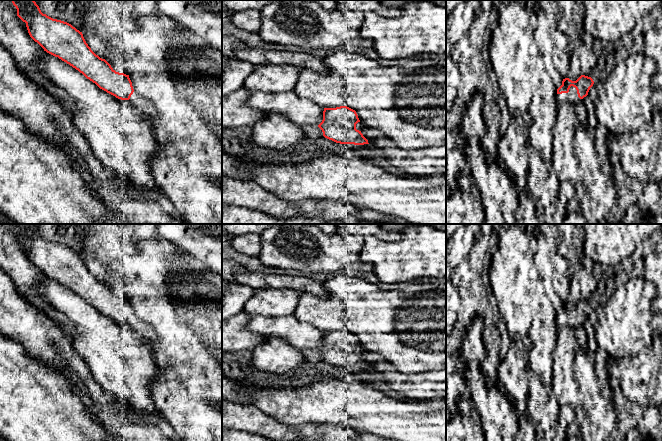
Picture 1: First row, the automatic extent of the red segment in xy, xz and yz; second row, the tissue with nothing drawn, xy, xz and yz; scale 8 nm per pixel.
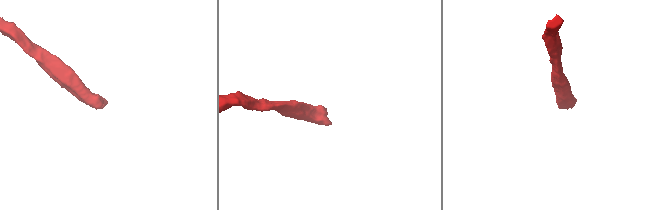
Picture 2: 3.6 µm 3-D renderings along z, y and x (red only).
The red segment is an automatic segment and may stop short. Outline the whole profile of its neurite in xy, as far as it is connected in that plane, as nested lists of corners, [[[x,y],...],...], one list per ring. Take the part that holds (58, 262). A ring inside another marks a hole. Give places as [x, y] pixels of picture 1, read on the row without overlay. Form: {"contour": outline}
{"contour": [[[12,224],[17,240],[26,247],[30,261],[47,277],[66,286],[100,313],[121,324],[129,324],[134,316],[129,299],[116,296],[111,289],[96,279],[86,267],[82,256],[71,248],[43,238],[34,224]]]}

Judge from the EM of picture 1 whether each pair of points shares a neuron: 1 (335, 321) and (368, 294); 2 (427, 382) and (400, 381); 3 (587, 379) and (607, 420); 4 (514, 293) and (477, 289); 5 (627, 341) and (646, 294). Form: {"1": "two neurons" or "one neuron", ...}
{"1": "one neuron", "2": "one neuron", "3": "one neuron", "4": "two neurons", "5": "one neuron"}

